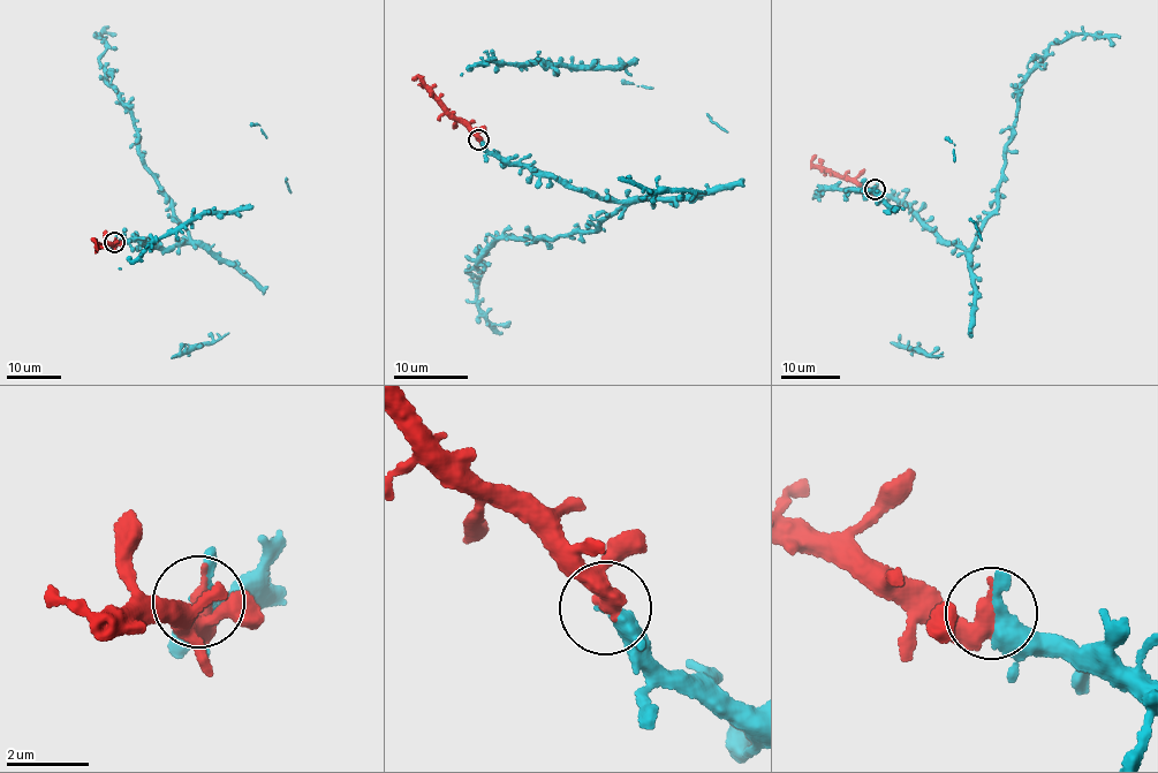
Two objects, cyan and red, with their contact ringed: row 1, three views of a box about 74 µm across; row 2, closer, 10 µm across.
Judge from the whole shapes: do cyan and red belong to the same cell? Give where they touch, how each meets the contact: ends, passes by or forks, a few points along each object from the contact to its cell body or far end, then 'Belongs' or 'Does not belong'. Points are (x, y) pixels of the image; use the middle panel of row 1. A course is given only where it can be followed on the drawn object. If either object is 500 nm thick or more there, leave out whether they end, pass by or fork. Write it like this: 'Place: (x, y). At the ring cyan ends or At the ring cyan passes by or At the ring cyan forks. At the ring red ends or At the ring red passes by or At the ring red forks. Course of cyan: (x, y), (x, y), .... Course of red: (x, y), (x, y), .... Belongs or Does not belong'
Place: (478, 139). Course of cyan: (478, 139), (623, 203), (592, 232), (505, 236), (483, 252), (467, 270), (478, 309), (511, 320). Course of red: (478, 139), (418, 76), (411, 80). Belongs

